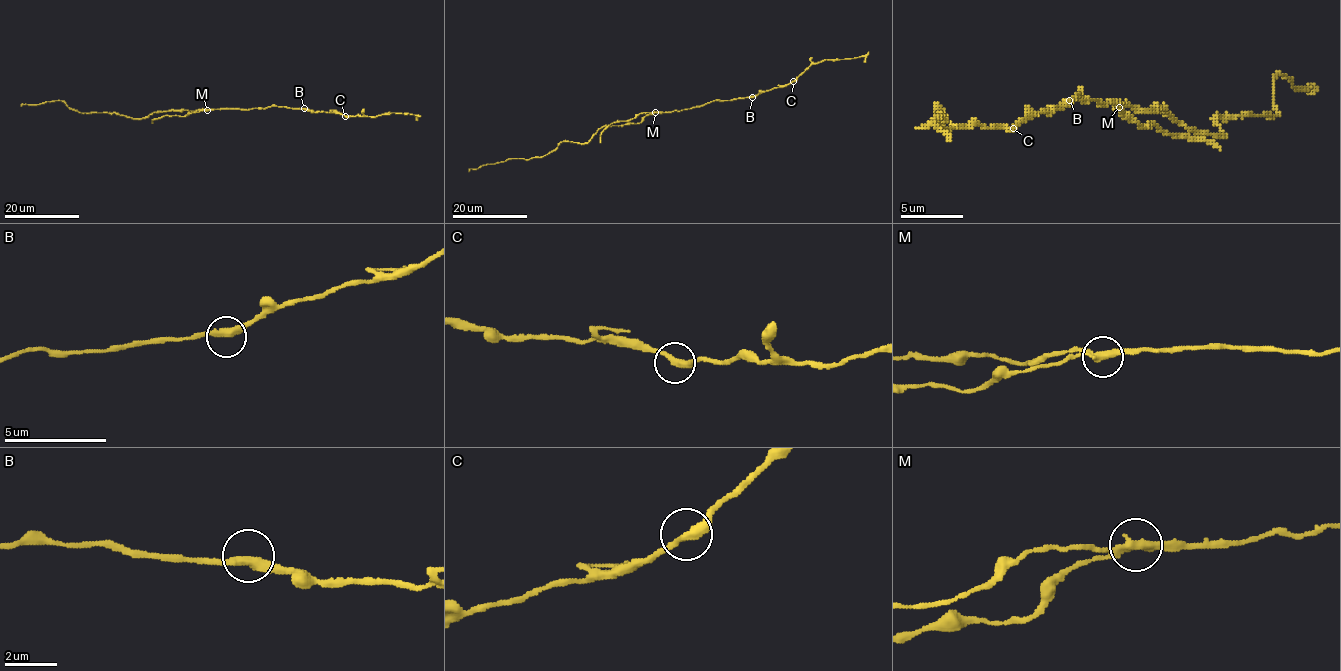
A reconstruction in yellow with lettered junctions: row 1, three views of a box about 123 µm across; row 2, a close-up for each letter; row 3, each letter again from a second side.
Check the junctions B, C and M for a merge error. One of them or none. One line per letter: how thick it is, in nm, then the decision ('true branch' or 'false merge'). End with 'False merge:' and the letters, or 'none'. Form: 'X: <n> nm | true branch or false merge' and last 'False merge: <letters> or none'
B: 340 nm | true branch
C: 320 nm | true branch
M: 320 nm | false merge
False merge: M

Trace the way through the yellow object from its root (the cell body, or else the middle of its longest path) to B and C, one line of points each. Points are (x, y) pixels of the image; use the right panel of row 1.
B: (1120, 103), (1104, 103), (1101, 106), (1095, 100), (1082, 100), (1079, 93), (1069, 103), (1069, 100)
C: (1120, 103), (1101, 106), (1095, 100), (1082, 100), (1079, 93), (1051, 112), (1026, 115), (1013, 128)

